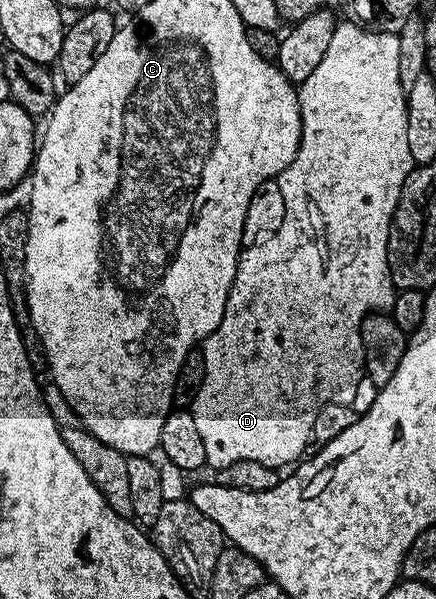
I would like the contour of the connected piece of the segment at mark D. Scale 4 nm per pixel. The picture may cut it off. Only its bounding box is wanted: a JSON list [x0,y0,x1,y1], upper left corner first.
[192,21,416,471]

